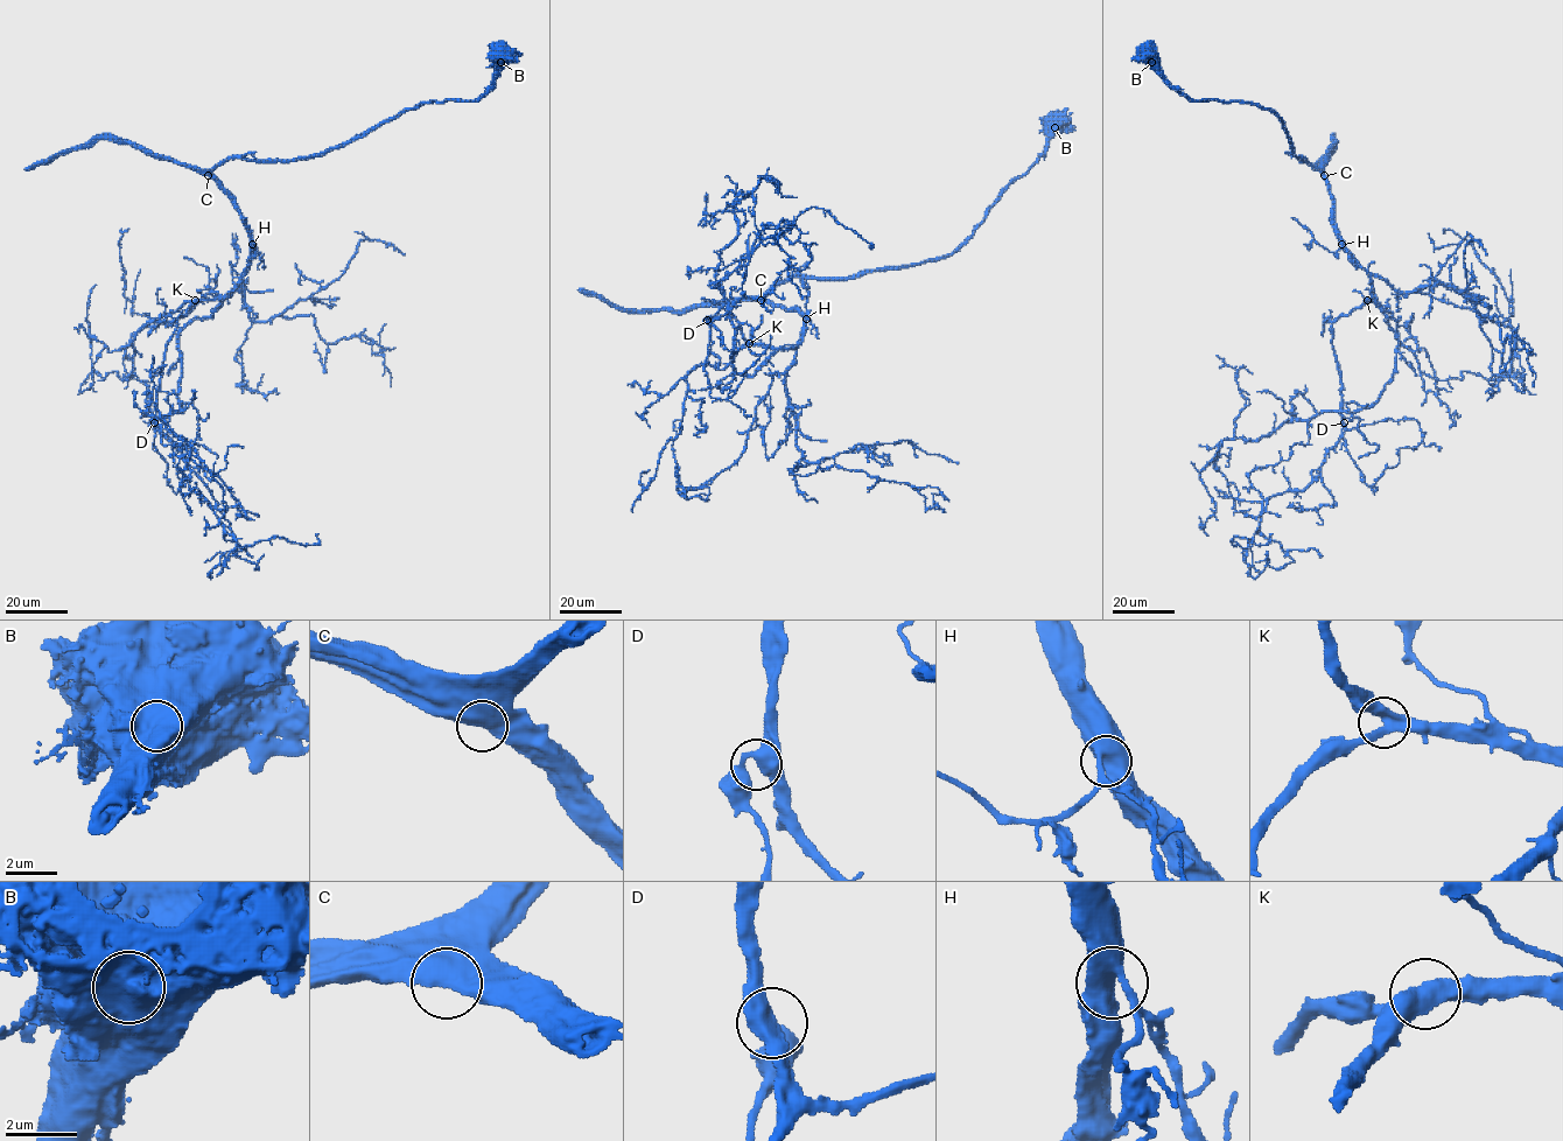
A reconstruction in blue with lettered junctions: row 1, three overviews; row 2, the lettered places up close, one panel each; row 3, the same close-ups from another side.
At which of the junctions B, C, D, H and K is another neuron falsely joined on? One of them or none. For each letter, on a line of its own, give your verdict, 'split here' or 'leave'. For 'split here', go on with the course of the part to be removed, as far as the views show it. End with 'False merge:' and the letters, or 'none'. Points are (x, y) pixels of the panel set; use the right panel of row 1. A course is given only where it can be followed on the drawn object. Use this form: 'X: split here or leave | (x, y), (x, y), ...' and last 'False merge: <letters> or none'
B: leave
C: leave
D: leave
H: leave
K: leave
False merge: none

